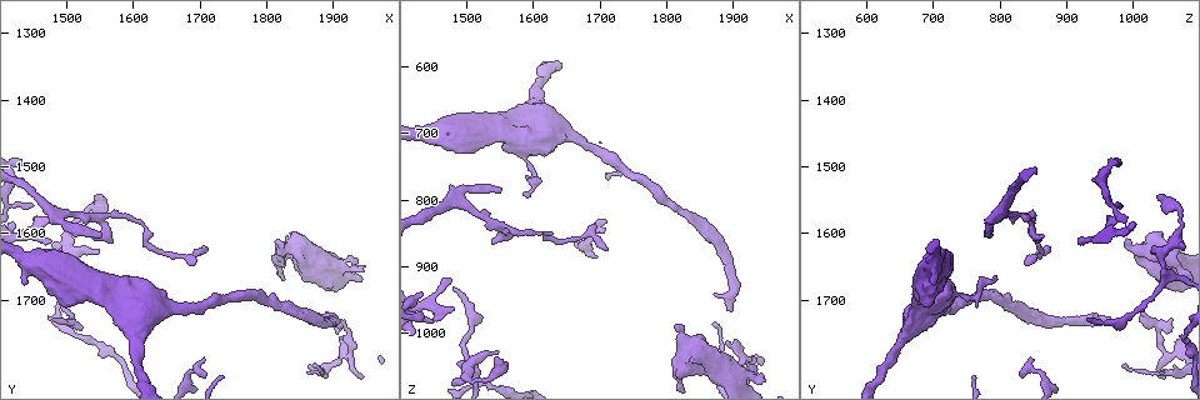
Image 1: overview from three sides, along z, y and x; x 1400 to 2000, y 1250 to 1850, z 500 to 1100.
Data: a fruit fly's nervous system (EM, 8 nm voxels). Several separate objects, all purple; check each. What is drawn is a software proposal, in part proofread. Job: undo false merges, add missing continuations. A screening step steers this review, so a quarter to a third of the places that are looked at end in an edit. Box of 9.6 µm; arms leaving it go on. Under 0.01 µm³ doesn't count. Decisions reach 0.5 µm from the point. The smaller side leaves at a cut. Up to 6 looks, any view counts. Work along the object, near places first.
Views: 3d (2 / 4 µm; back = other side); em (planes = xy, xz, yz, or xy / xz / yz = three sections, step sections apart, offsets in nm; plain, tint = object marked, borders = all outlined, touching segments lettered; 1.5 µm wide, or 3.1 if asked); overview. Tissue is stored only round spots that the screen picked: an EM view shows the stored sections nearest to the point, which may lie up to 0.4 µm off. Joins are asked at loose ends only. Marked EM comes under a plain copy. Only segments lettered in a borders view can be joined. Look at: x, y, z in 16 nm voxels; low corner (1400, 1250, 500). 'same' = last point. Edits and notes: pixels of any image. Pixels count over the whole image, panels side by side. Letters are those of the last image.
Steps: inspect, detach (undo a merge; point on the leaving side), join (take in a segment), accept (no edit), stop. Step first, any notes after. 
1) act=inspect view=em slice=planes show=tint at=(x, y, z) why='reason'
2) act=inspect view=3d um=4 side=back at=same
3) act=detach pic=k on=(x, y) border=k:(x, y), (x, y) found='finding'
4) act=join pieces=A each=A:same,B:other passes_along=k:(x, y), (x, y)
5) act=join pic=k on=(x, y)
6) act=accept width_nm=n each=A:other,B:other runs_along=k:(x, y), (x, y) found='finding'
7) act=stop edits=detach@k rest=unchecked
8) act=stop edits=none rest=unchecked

act=inspect view=3d um=4 at=(1810, 1610, 990) why='free end'

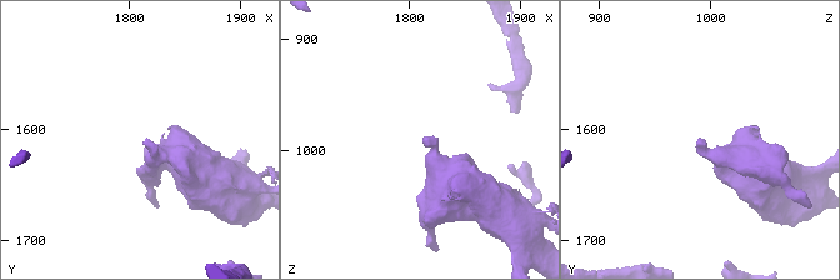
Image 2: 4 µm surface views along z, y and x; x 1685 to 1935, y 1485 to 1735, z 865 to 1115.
act=inspect view=em slice=yz step=8 show=borders at=(1812, 1610, 990)

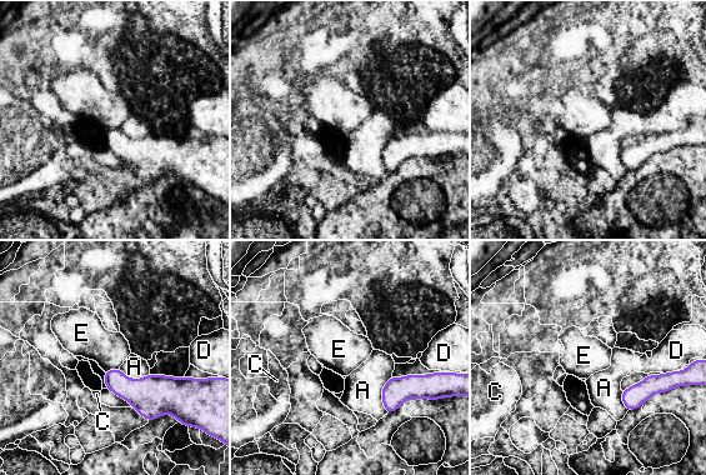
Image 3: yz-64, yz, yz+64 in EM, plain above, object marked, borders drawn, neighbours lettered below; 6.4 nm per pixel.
act=inspect view=em slice=planes show=borders at=same

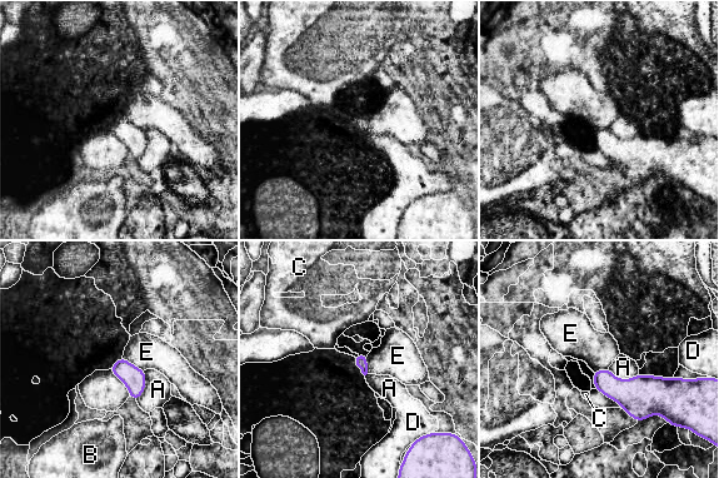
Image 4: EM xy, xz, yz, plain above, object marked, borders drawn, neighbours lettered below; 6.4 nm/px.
act=accept each=A:other,B:other,C:other,D:other,E:other found='none of them fits'

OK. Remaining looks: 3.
act=inspect view=3d um=4 at=(1575, 1735, 670) why='thick end'

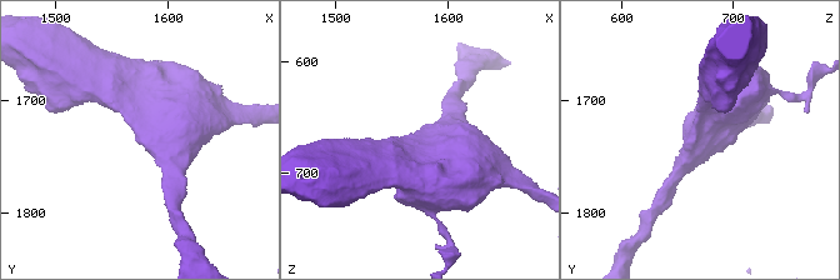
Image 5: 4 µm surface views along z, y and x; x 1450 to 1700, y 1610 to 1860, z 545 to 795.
act=inspect view=em slice=xy step=4 show=borders at=(1574, 1736, 668)

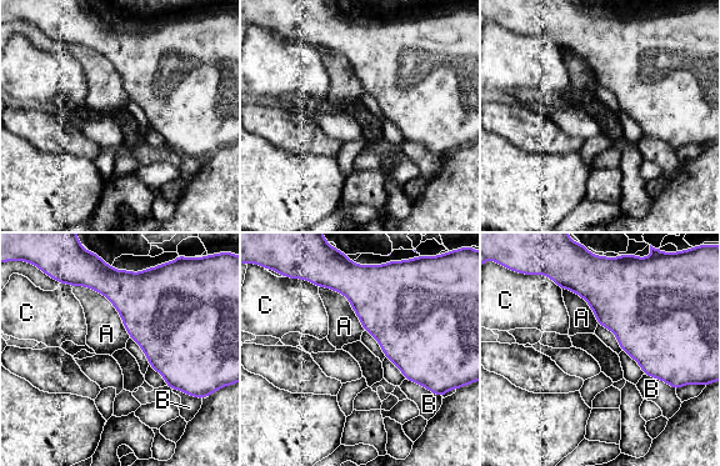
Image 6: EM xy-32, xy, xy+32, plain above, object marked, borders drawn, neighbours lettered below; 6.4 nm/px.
act=inspect view=em slice=planes show=borders at=same why='another direction'

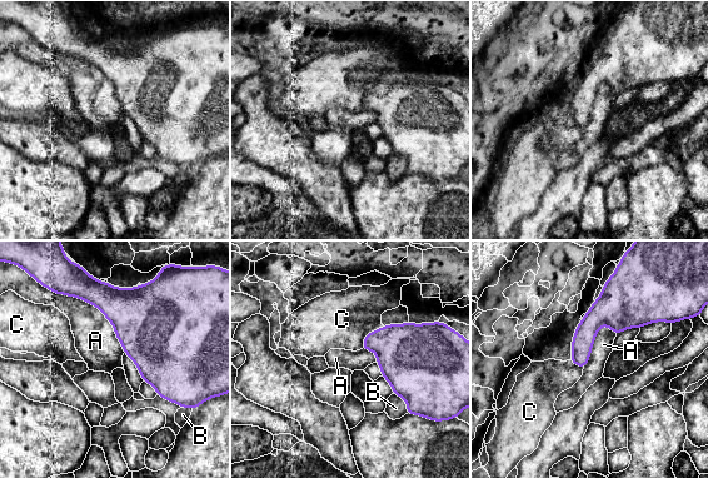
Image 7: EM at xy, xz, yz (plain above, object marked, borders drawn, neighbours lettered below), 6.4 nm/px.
act=accept each=A:other,B:other,C:other border=7:(56, 293), (93, 304), (124, 352) found='no lettered segment goes on from it'

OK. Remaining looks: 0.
act=stop edits=none rest=unchecked

